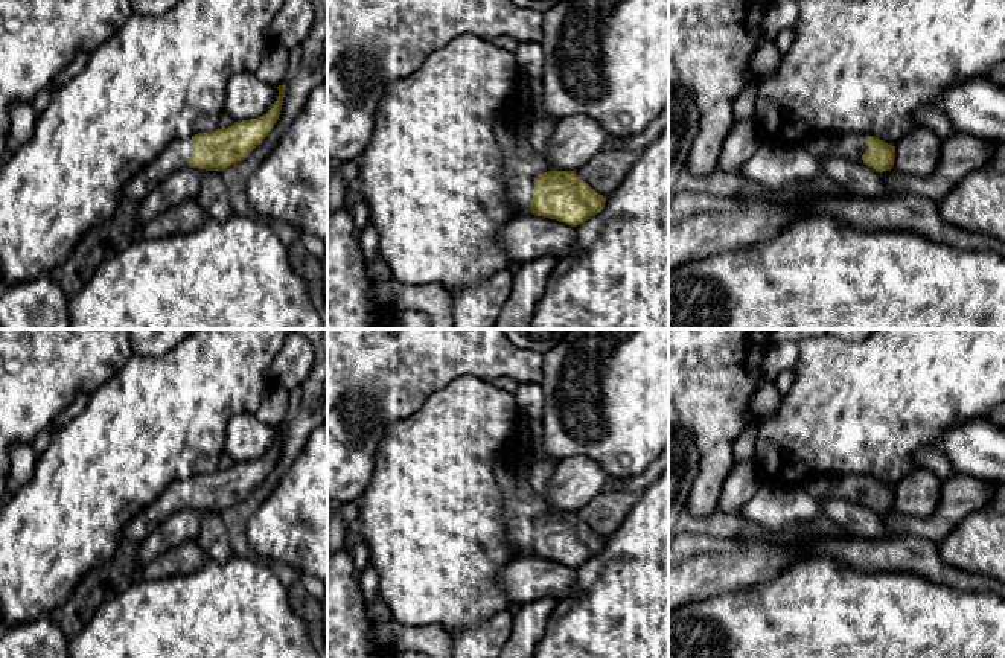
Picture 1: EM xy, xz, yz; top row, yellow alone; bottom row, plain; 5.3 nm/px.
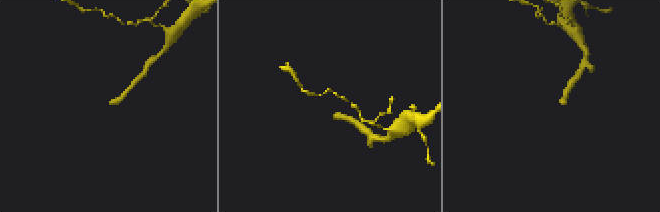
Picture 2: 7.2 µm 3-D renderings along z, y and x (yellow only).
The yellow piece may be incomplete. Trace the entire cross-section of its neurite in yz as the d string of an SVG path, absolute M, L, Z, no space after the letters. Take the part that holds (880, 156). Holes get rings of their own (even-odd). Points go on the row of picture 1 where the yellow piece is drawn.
M848 134L831 139L828 152L818 160L819 164L831 155L865 163L877 172L885 174L894 166L895 146L874 136Z

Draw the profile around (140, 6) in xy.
M131 0L136 15L161 15L180 0Z

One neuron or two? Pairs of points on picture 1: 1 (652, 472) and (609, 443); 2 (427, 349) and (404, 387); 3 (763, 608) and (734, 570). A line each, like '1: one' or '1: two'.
1: two
2: one
3: two

